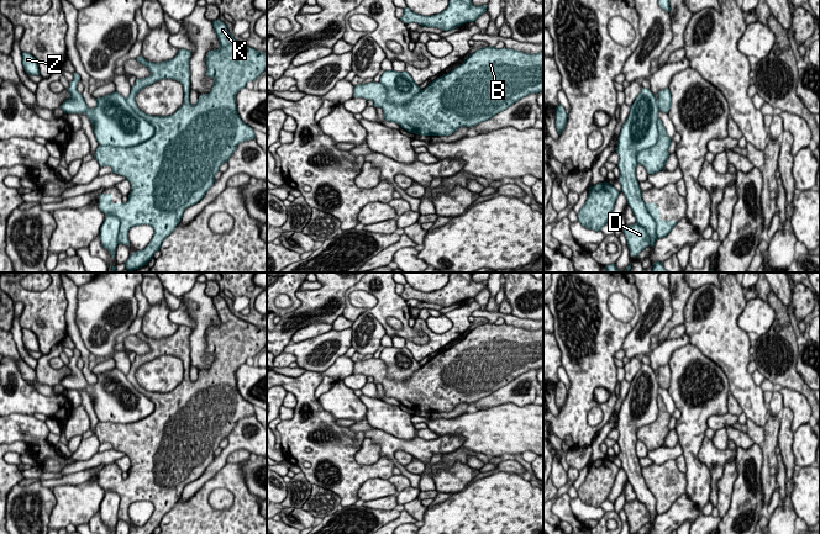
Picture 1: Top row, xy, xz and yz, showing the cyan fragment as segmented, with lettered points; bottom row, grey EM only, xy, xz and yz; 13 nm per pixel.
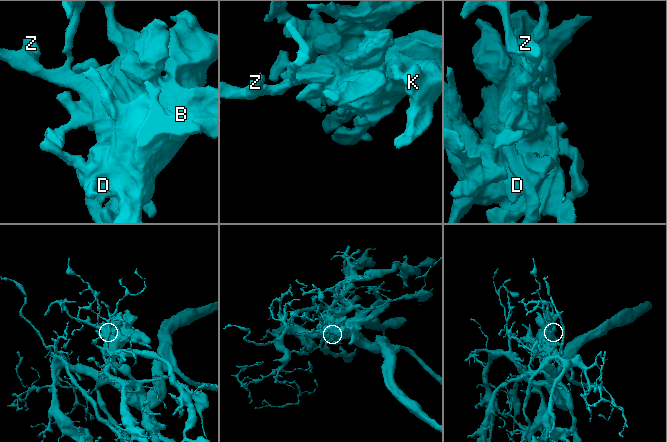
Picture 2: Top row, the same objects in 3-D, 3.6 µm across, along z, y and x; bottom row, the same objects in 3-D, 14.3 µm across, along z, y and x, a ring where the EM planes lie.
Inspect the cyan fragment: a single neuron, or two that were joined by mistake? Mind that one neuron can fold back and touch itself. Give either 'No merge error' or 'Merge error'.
Merge error

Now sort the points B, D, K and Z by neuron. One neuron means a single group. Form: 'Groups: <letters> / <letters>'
Groups: B D K / Z

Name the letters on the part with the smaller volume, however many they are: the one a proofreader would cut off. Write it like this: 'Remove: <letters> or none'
Remove: B, D, K

